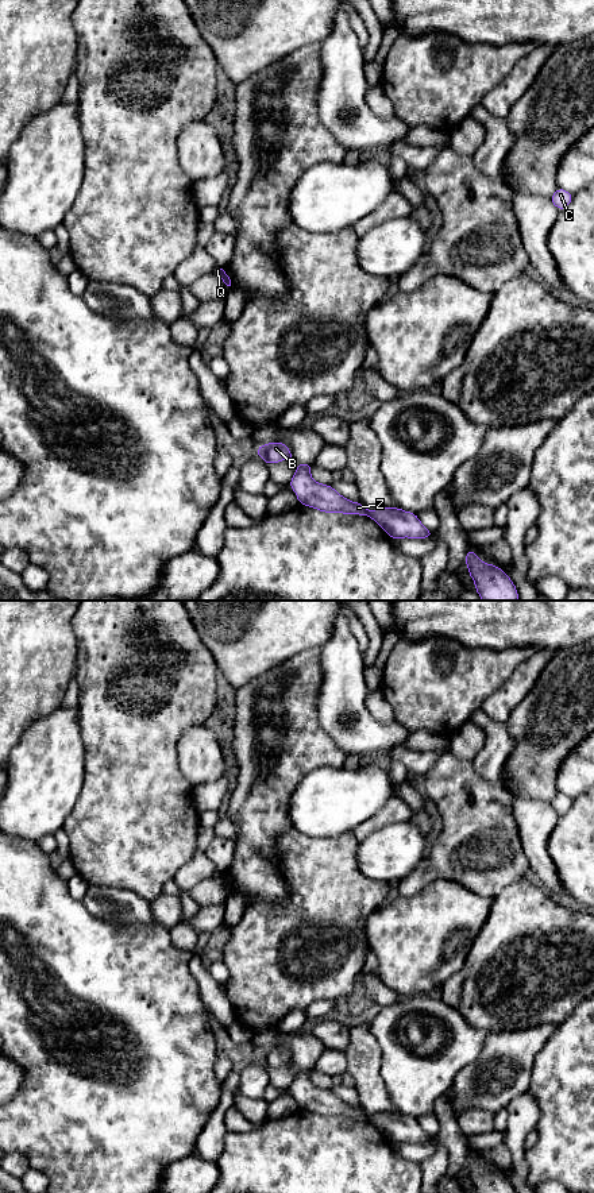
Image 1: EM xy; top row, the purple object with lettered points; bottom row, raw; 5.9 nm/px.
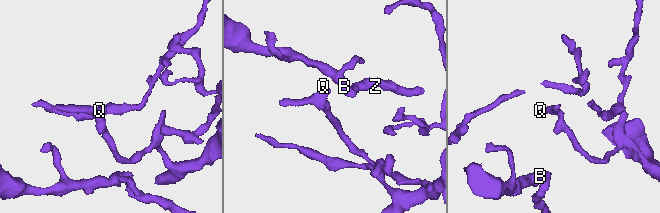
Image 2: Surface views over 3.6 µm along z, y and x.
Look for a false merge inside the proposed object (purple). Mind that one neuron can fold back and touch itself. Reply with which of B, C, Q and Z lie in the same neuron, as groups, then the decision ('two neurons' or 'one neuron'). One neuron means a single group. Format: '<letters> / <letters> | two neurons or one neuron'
B C Q Z | one neuron

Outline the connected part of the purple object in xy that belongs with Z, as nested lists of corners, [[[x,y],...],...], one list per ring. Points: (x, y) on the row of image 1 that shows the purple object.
[[[298,463],[289,487],[296,491],[300,505],[324,513],[359,514],[373,518],[393,540],[402,537],[428,538],[435,532],[427,529],[416,513],[400,507],[381,507],[367,510],[362,502],[351,502],[342,497],[332,486],[321,484],[310,478],[310,463]]]

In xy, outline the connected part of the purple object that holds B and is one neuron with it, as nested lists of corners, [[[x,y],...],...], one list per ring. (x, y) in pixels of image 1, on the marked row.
[[[279,441],[263,444],[258,448],[255,448],[255,452],[258,453],[259,457],[263,459],[263,462],[267,466],[273,464],[273,463],[279,463],[286,459],[294,460],[292,457],[289,447],[284,443],[279,443]]]

